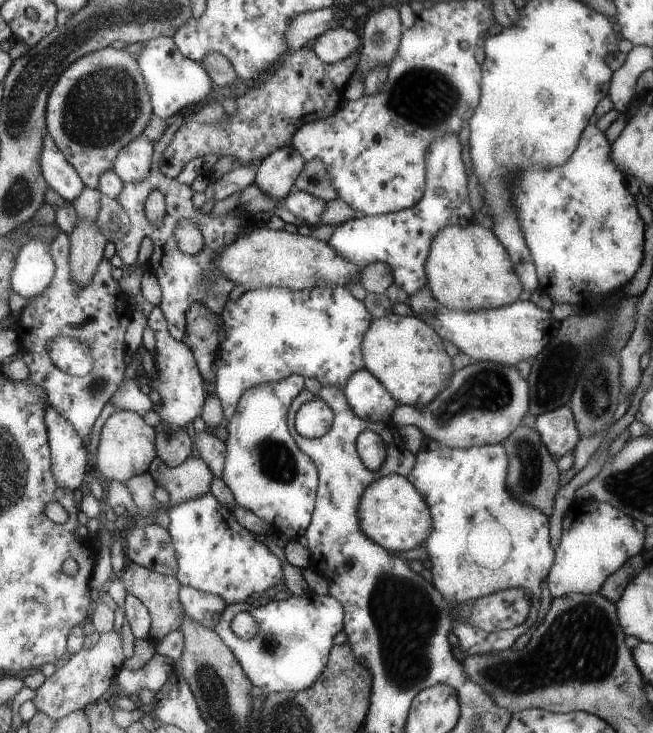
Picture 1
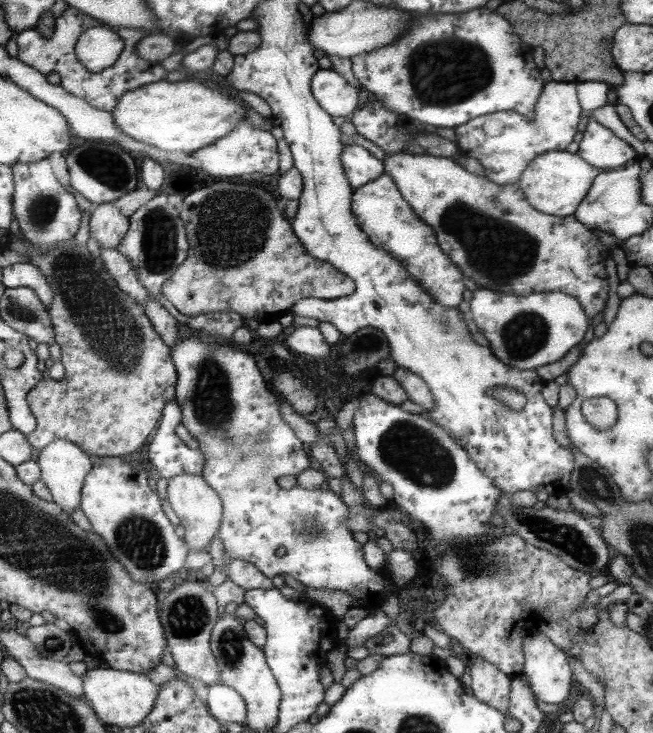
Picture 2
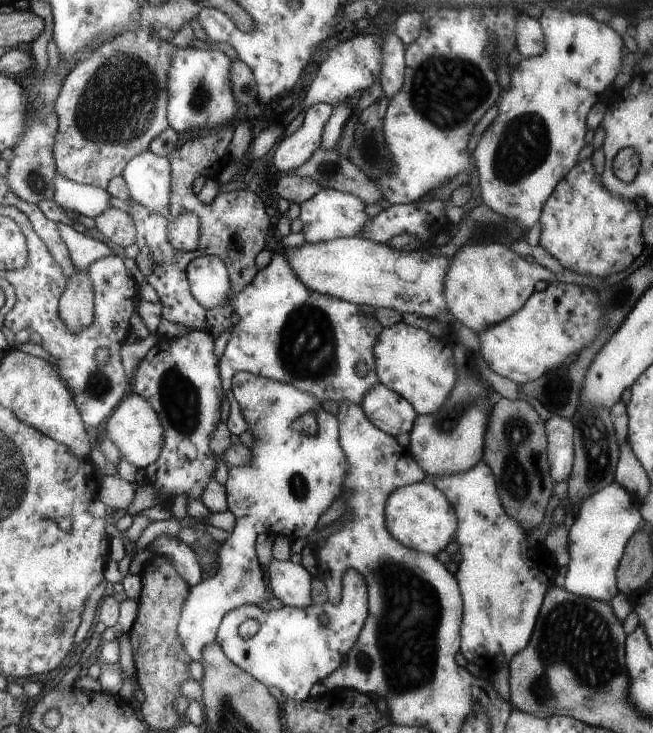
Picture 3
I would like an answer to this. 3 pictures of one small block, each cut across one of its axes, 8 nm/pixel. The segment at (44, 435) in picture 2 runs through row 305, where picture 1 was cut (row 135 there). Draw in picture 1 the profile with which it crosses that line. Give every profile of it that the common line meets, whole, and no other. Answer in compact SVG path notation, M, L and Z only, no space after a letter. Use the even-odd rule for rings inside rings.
M105 48L79 58L61 74L49 96L47 132L57 140L87 188L97 190L101 174L115 170L121 150L141 136L153 114L155 108L139 60L125 50Z

